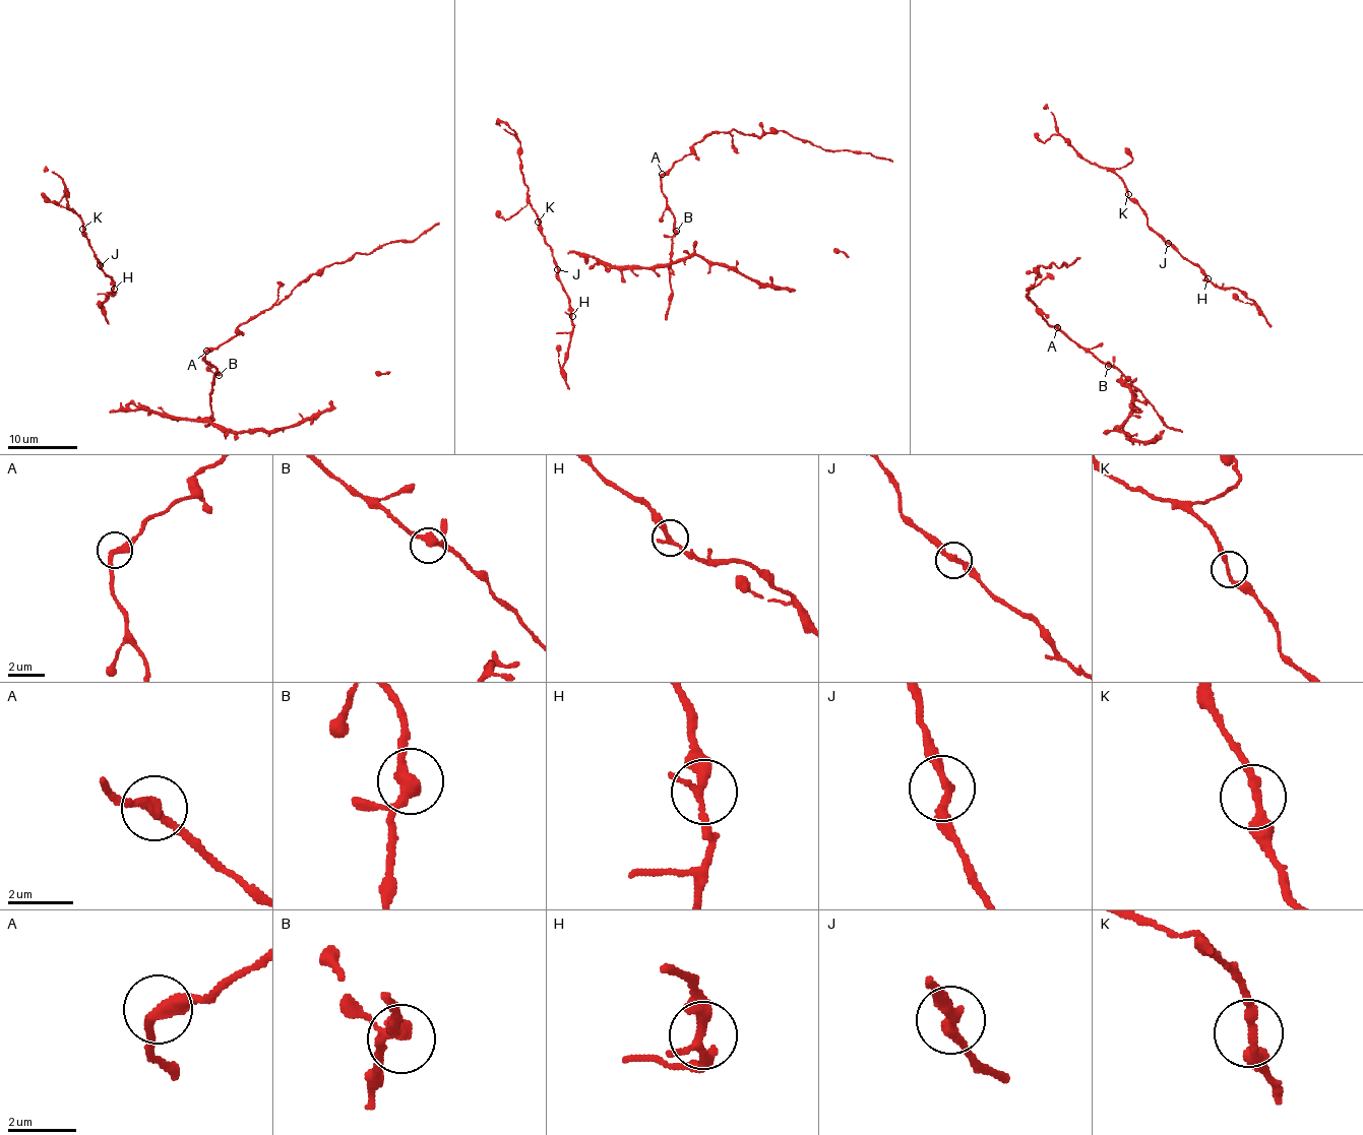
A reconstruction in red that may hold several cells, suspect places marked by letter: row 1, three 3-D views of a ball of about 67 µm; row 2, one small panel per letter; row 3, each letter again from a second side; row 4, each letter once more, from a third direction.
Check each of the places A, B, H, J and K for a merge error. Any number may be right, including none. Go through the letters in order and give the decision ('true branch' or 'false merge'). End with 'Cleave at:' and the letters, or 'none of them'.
A: true branch
B: true branch
H: true branch
J: true branch
K: true branch
Cleave at: none of them

